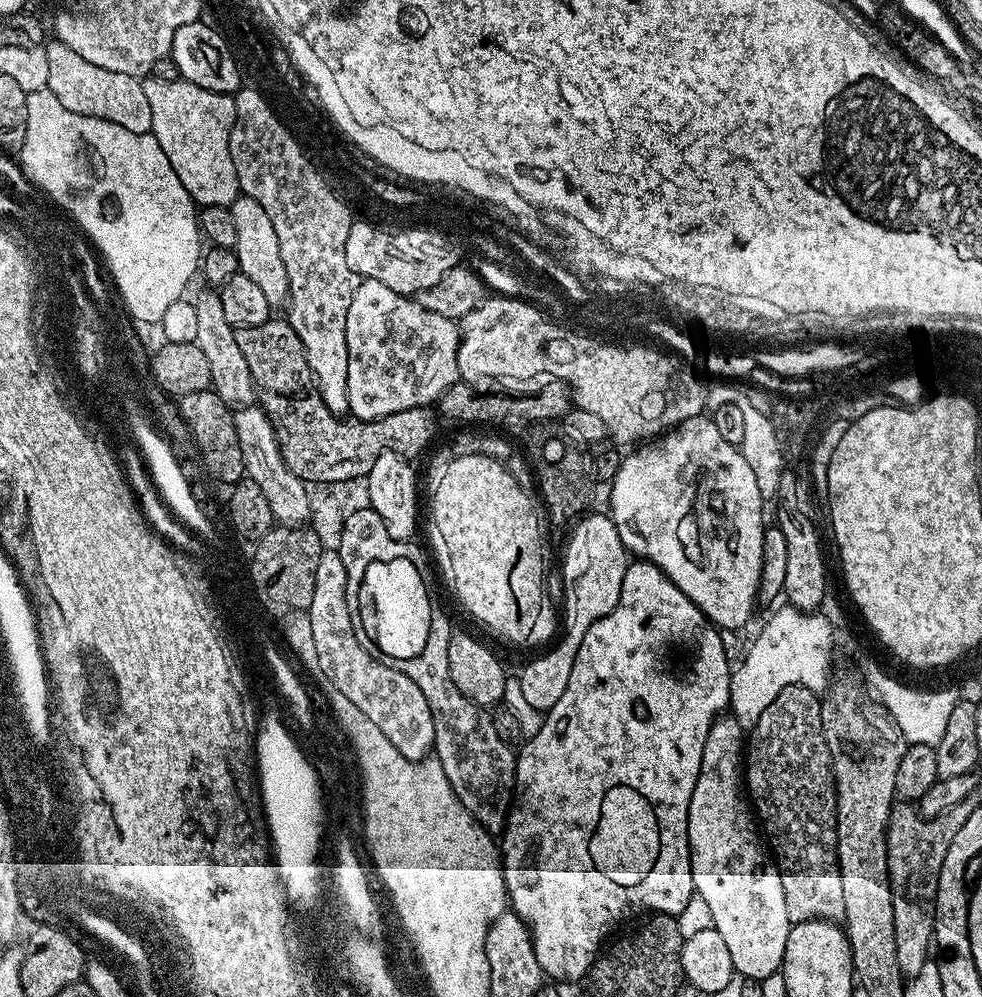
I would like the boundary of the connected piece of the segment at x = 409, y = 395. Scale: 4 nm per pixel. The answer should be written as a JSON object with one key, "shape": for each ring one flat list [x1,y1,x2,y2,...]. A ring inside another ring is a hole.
{"shape":[[361,279,354,298,350,298,350,310,346,310,349,413,357,420,377,420,402,410,435,405,441,394,460,380,456,359,461,335,457,321,426,310,419,299,398,294,383,282]]}

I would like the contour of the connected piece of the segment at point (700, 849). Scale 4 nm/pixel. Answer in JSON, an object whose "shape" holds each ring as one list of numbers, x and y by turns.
{"shape":[[731,714,717,715,702,746,702,766,698,770,694,794,690,798,688,845,692,851,692,887,695,895,701,896,710,905,712,926,726,941,726,950,730,950,730,962,734,962,740,976,761,981,781,971,790,925,786,914,786,894,782,894,780,871,762,843,757,821,746,799,746,788,742,783,742,765,745,760,745,729,740,727,740,723]]}

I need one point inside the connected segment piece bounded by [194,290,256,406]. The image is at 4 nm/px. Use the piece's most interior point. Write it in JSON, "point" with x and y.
{"point":[216,337]}

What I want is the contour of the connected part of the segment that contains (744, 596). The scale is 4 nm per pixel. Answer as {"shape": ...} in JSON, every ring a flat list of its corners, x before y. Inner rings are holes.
{"shape":[[701,414,677,424,674,430,669,430,659,438,653,439,647,447,640,446,632,451,636,450,637,452,630,453,621,464,618,464,616,476,610,481,610,488,612,488,610,515,618,530,618,538,622,538,624,547,633,557,643,558,662,569,670,578,670,582,674,582,674,586,678,586,678,590,682,590,682,594,686,594,686,598,690,598,690,602,694,602,694,606,698,606,706,619,712,621,717,628,742,629,743,624,752,616,752,607,757,607,758,604,756,591,762,574,762,534,766,527,764,516,760,513,760,507,765,507,766,501,758,494,758,482,750,471,746,458,740,453,737,445,726,442,726,438,722,438,718,426,714,426,711,415,708,414]]}

